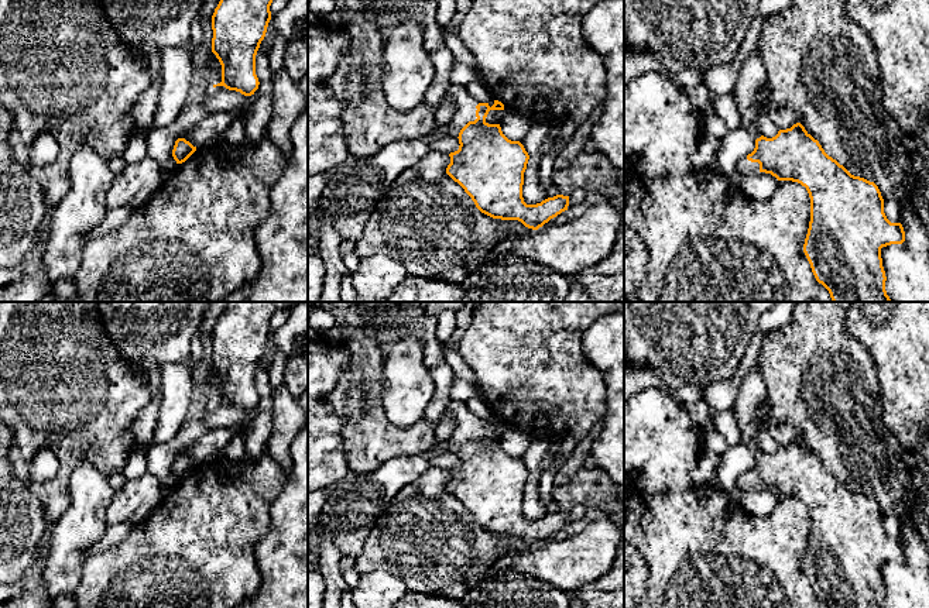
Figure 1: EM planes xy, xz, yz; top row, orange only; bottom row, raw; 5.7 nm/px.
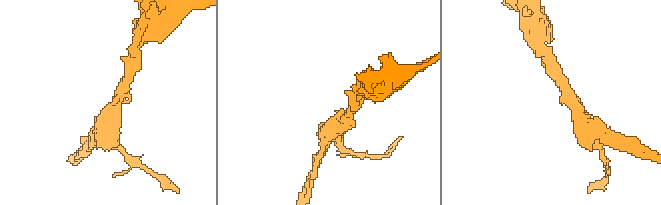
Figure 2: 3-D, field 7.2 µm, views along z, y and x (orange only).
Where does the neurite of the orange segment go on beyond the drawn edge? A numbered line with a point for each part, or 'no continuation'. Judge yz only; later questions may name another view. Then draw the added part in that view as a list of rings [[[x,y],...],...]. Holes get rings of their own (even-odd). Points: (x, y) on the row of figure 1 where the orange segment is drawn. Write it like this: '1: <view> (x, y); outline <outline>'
1: yz (744, 168); outline [[[744,157],[737,162],[737,168],[733,174],[724,175],[729,185],[736,189],[741,189],[743,181],[750,176],[760,174],[760,164],[758,162],[751,162]]]

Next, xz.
1: xz (465, 106); outline [[[452,85],[445,96],[455,103],[455,113],[452,120],[449,121],[445,133],[452,137],[459,137],[460,130],[469,123],[474,121],[476,117],[476,106],[479,104],[466,90],[464,86]]]

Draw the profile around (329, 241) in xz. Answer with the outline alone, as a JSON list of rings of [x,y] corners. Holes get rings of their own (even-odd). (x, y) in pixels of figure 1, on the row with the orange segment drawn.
[[[316,206],[315,216],[319,221],[319,257],[326,265],[326,276],[323,281],[323,293],[320,302],[342,302],[340,284],[343,275],[347,272],[344,262],[340,257],[342,237],[326,220]]]

